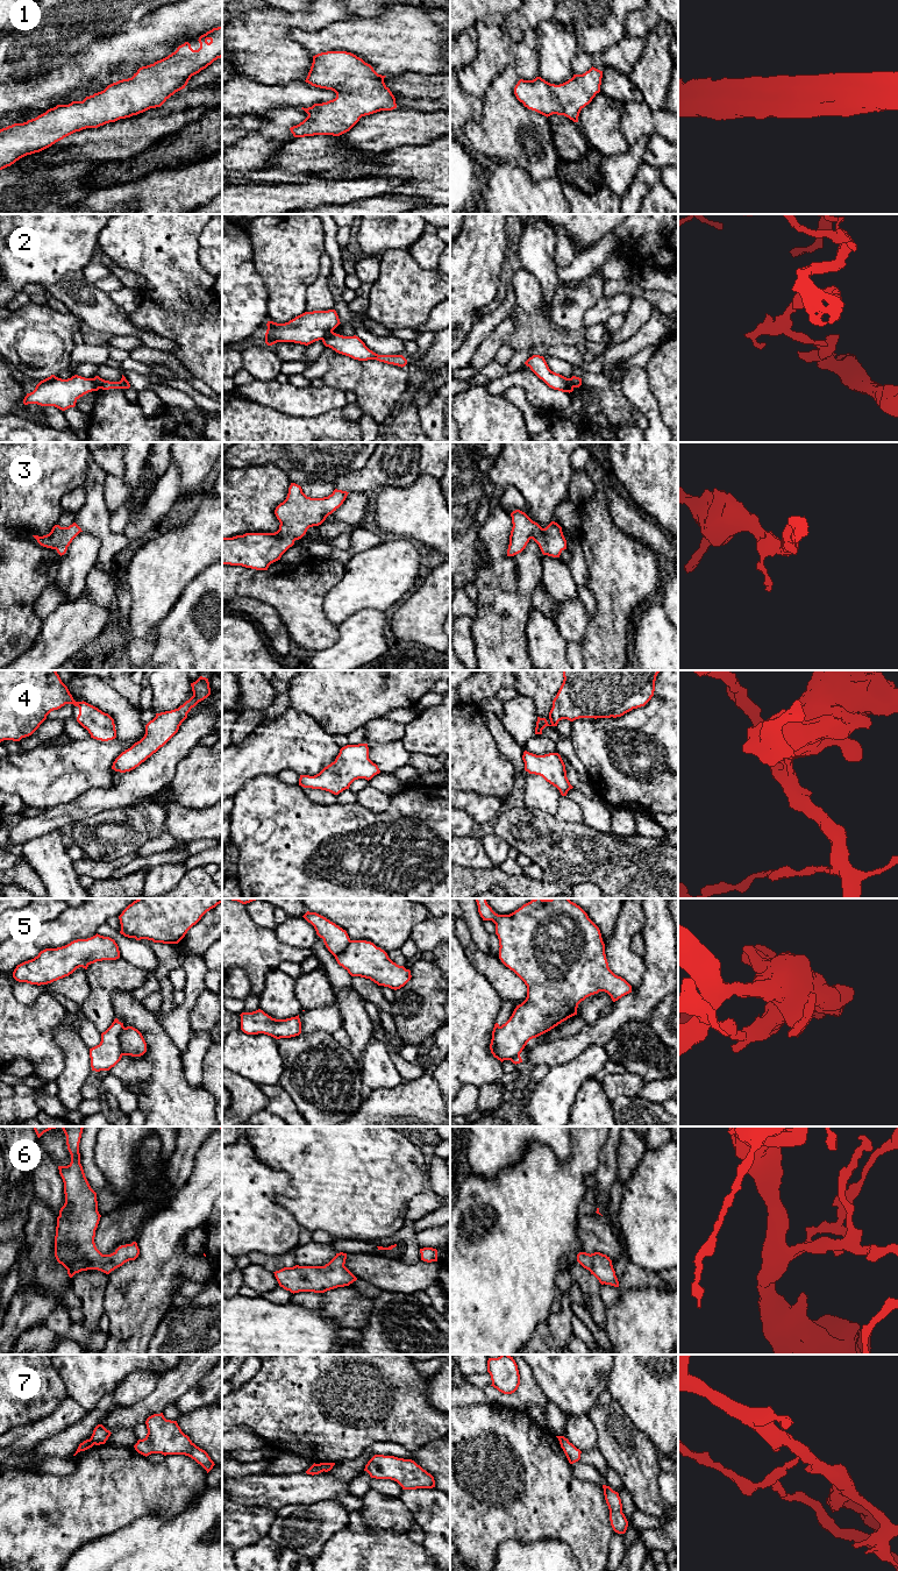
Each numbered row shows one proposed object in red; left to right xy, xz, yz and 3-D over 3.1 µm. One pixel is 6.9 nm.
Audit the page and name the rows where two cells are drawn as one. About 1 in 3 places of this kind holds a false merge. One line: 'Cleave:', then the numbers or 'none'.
Cleave: 2, 5, 7

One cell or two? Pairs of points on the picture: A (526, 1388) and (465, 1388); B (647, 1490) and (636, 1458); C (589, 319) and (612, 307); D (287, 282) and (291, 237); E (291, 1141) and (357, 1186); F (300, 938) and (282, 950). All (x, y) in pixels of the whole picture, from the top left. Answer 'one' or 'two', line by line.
A: one
B: one
C: one
D: one
E: one
F: two

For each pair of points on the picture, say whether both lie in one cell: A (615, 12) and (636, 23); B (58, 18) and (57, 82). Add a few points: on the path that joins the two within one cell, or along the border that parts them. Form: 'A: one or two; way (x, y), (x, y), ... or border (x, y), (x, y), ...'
A: two; border (632, 12), (624, 22)
B: two; border (82, 49), (57, 63)

